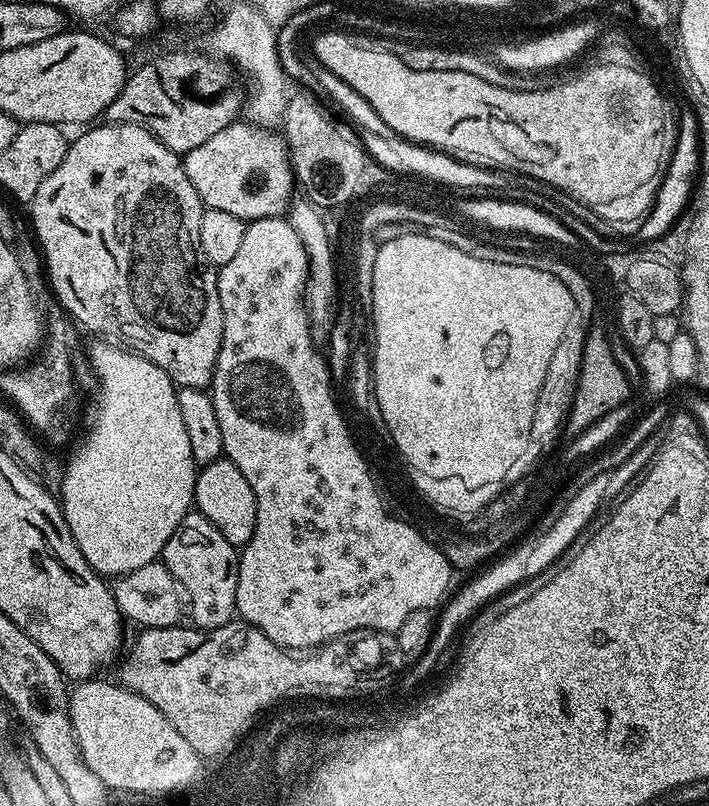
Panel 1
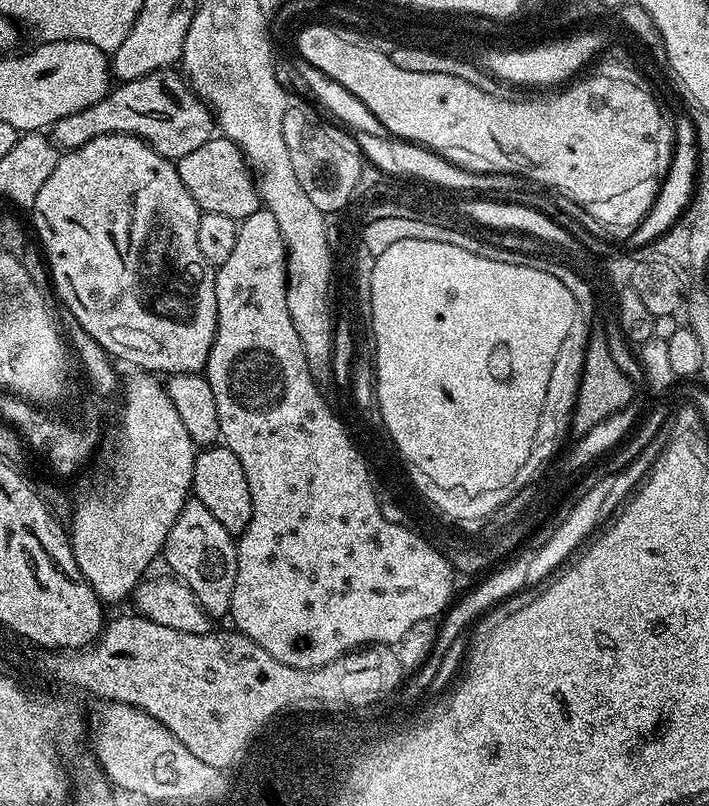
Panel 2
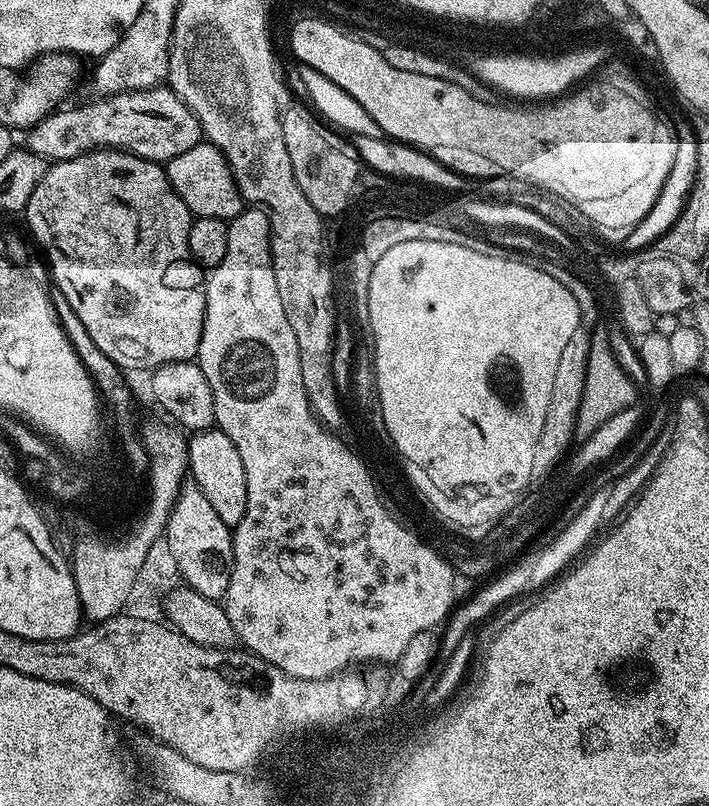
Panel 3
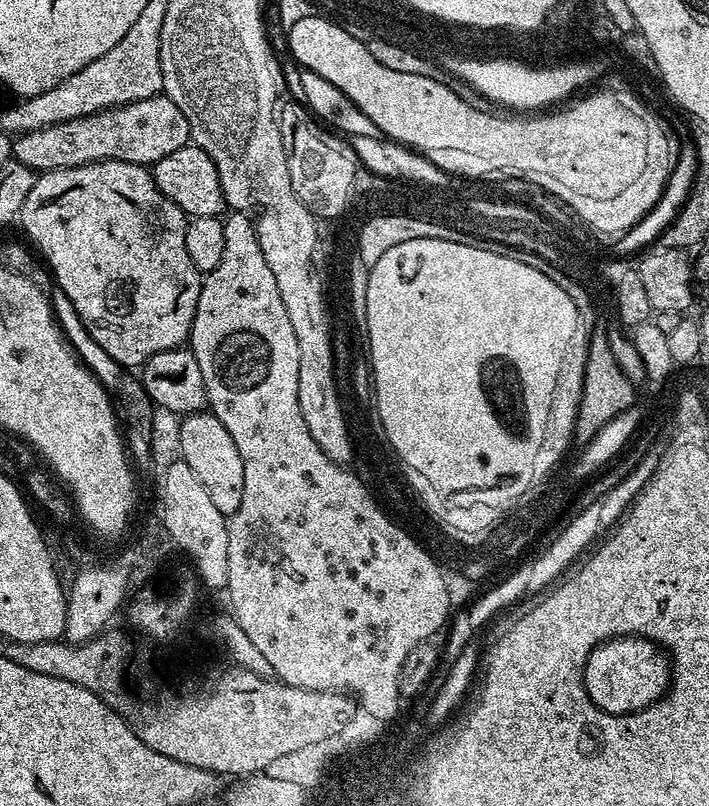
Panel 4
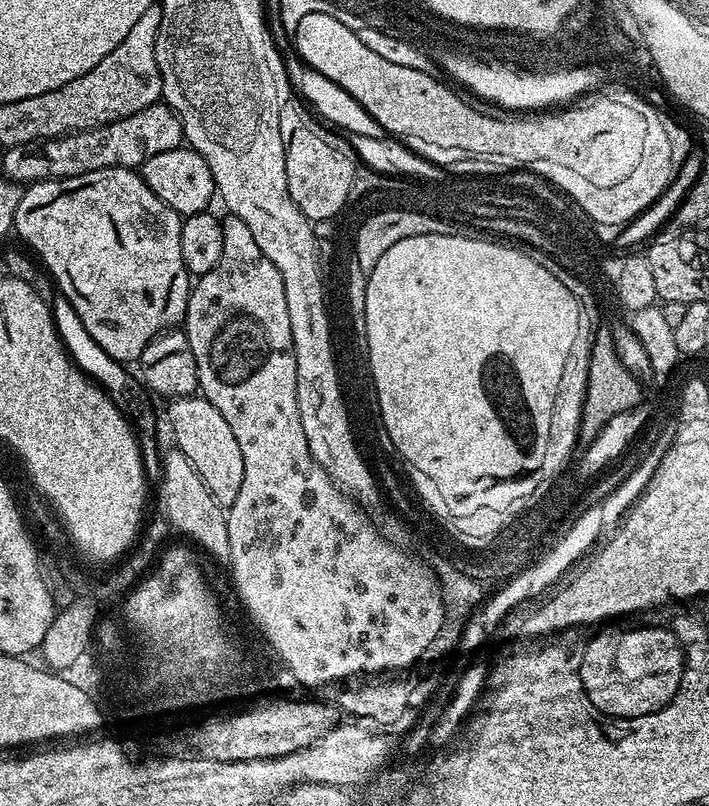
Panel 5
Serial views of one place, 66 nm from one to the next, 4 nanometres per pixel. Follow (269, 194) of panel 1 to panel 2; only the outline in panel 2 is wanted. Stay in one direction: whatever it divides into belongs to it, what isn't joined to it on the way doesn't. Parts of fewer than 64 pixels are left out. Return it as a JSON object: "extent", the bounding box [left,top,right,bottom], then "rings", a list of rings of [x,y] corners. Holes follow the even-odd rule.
{"extent":[175,140,262,222],"rings":[[[208,140],[202,146],[198,146],[194,154],[186,154],[181,160],[175,161],[175,165],[186,190],[190,190],[190,198],[194,198],[201,212],[226,214],[239,222],[250,214],[261,211],[262,201],[254,173],[248,167],[240,147],[232,140]]]}

